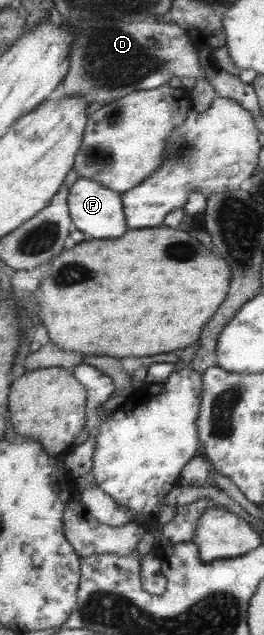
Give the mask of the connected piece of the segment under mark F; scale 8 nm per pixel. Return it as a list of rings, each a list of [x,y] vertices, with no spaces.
[[[79,177],[70,188],[70,213],[75,227],[85,234],[87,239],[116,239],[121,238],[130,230],[125,215],[125,204],[122,193],[106,187],[99,181],[89,177]]]

